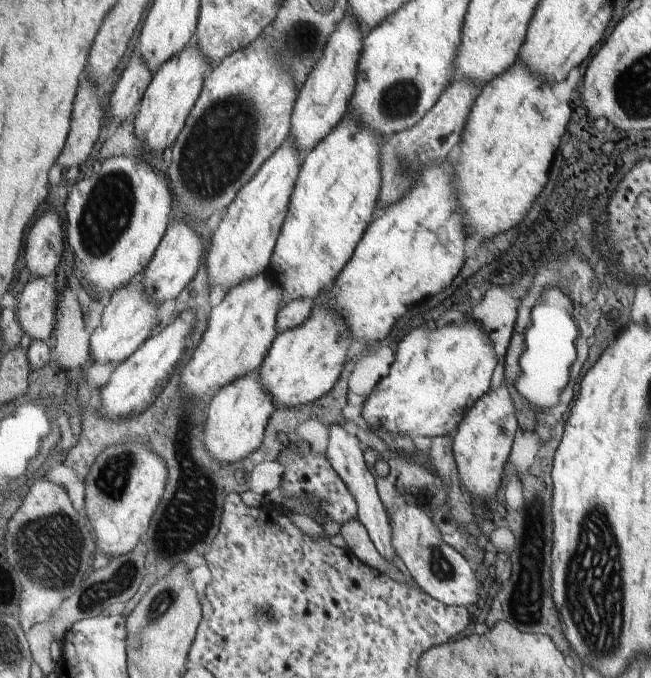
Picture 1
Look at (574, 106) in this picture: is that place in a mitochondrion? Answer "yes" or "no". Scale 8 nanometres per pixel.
no

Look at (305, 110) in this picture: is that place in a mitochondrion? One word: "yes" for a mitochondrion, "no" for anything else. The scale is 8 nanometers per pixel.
no

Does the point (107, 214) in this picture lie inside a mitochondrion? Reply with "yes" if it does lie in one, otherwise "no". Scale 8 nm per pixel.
yes

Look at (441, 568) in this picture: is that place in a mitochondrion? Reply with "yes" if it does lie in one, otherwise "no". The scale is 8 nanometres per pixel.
yes

